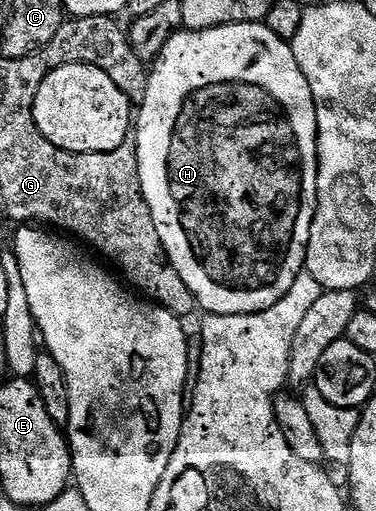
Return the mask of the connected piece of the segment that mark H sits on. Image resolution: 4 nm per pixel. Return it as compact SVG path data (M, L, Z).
M264 22L259 23L232 23L222 27L208 27L202 31L179 30L169 40L167 45L159 53L159 57L154 59L149 71L149 84L147 85L147 97L143 97L143 105L135 115L135 142L137 144L137 164L139 165L139 181L143 189L143 197L151 209L151 217L155 221L155 229L159 229L159 241L163 241L163 249L175 265L175 273L183 277L183 285L191 289L191 293L197 299L198 308L203 312L210 311L210 316L219 315L250 315L259 313L263 309L273 307L275 301L279 301L295 285L295 277L305 270L305 258L307 257L307 245L311 241L311 225L317 212L317 114L315 113L315 101L311 97L311 85L301 77L299 65L293 62L292 46L287 45L286 40L278 39L271 29L266 27Z

